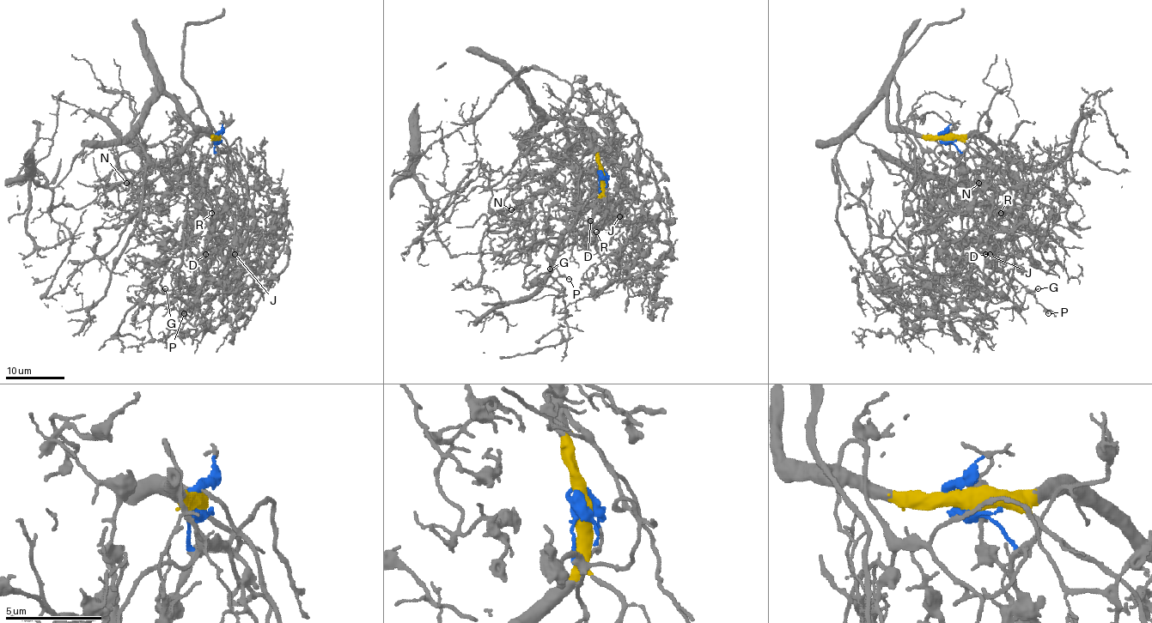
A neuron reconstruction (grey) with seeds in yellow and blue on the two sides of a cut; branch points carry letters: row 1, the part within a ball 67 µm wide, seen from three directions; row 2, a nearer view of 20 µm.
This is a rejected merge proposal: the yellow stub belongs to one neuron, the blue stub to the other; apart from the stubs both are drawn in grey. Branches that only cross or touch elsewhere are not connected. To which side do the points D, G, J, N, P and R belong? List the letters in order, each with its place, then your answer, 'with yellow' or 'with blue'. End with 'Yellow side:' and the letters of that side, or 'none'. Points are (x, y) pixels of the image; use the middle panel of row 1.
D: at (590, 220); with blue
G: at (550, 269); with yellow
J: at (619, 216); with blue
N: at (511, 209); with blue
P: at (569, 279); with yellow
R: at (596, 232); with blue
Yellow side: G, P

